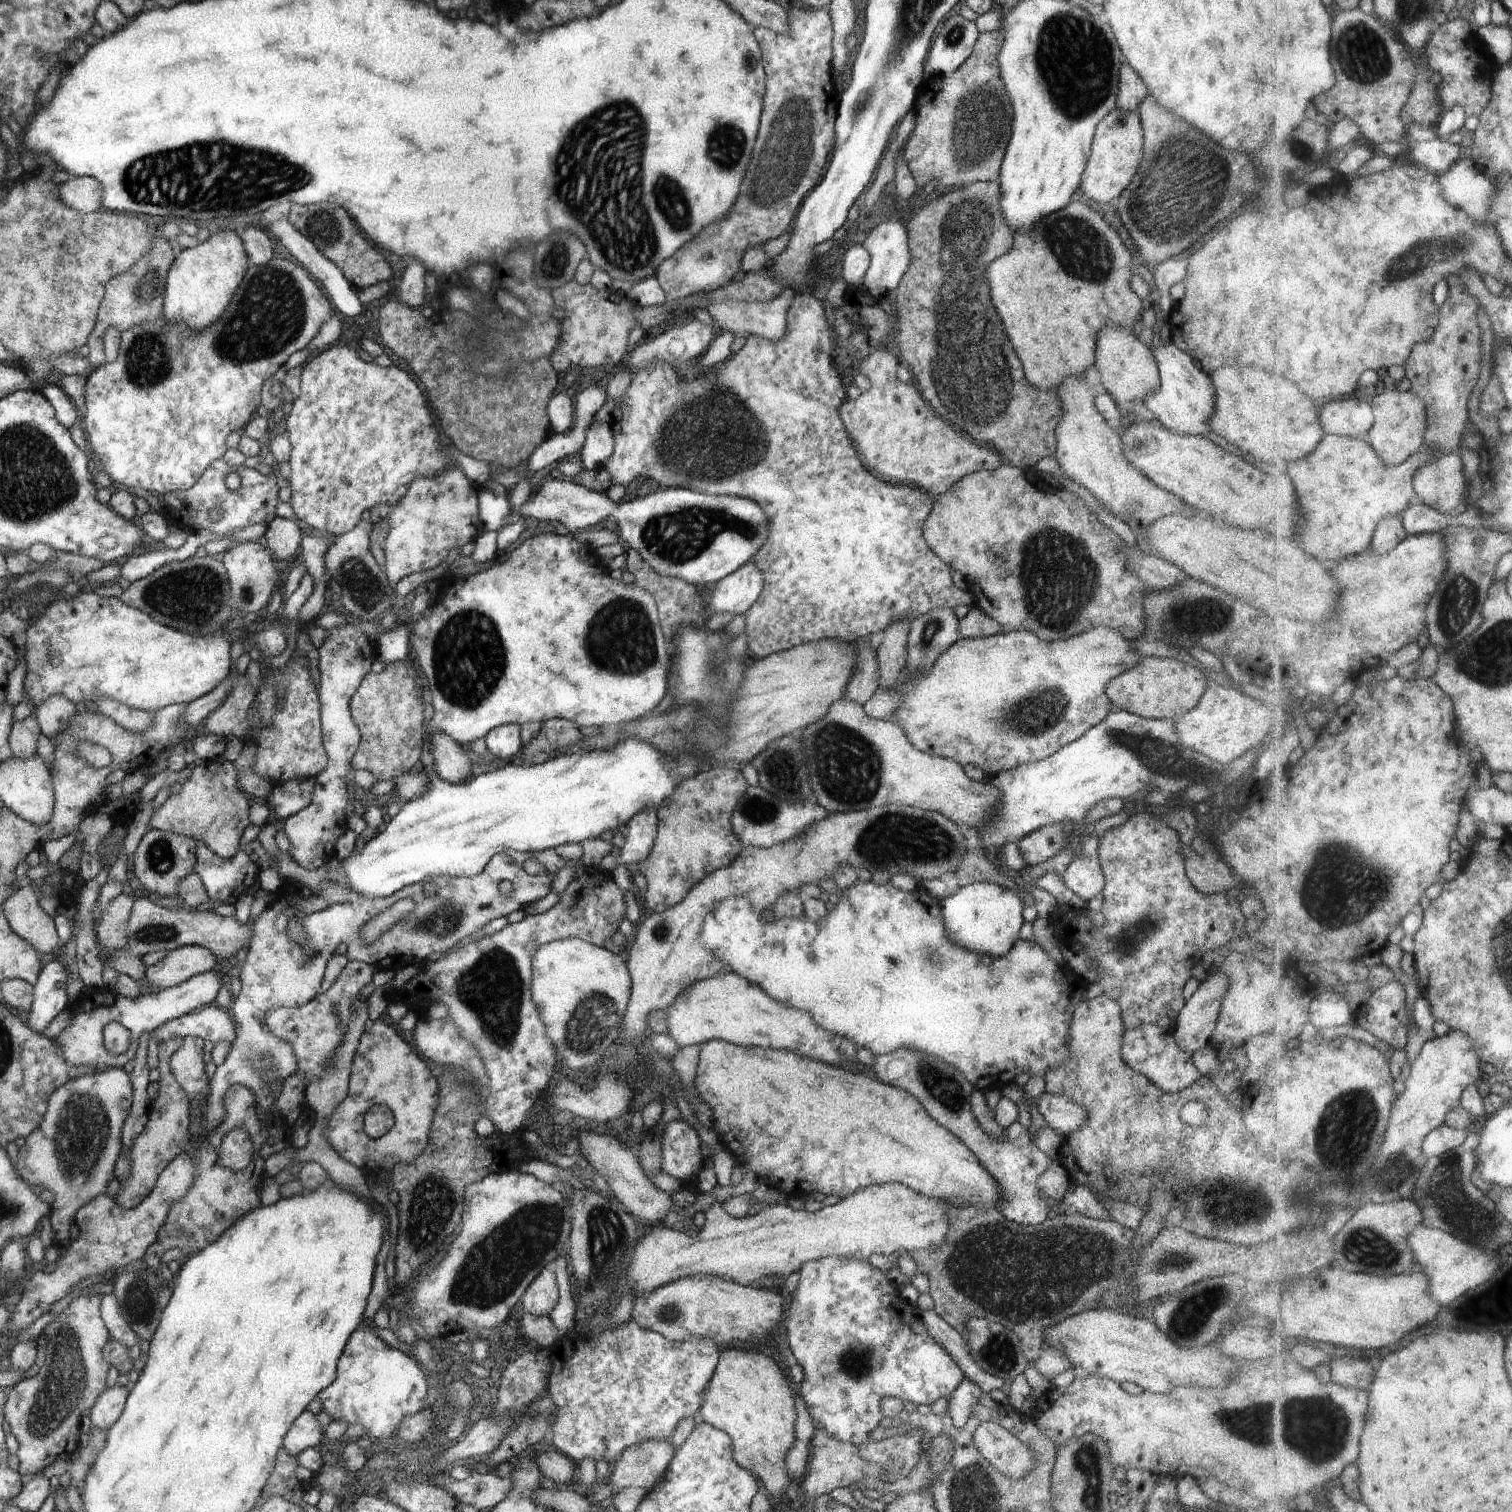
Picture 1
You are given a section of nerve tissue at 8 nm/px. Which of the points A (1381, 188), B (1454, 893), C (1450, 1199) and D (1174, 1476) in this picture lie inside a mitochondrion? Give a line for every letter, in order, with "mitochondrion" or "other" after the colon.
A: other
B: other
C: mitochondrion
D: other

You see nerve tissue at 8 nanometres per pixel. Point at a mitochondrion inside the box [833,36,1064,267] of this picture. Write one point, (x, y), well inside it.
(979, 123)

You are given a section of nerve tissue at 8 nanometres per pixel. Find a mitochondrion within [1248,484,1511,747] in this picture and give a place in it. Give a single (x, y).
(1455, 610)

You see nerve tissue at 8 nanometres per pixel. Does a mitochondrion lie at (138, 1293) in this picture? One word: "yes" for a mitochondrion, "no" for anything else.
yes

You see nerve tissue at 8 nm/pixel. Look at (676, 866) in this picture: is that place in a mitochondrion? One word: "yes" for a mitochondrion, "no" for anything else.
no

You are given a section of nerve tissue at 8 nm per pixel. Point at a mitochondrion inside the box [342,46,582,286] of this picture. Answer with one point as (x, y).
(552, 267)

